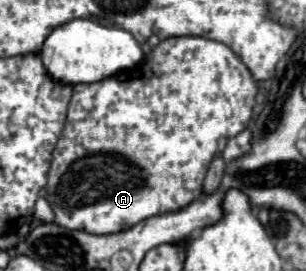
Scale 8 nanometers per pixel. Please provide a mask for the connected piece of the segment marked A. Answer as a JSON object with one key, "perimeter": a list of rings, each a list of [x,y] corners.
{"perimeter":[[[197,36],[167,38],[151,50],[151,54],[145,58],[145,66],[139,66],[137,76],[139,78],[129,78],[125,82],[121,82],[117,78],[105,78],[105,80],[93,82],[93,84],[75,84],[73,98],[71,98],[69,112],[67,112],[67,122],[65,122],[63,134],[55,146],[55,154],[53,154],[51,170],[49,170],[49,182],[47,182],[47,202],[51,204],[51,208],[55,212],[55,222],[59,226],[69,228],[69,230],[85,230],[89,234],[113,234],[113,232],[127,230],[145,218],[165,214],[165,212],[177,212],[177,210],[189,206],[193,200],[197,200],[201,196],[201,184],[203,184],[203,178],[207,174],[207,168],[209,168],[213,156],[221,156],[227,140],[237,136],[239,132],[243,132],[253,116],[257,82],[253,80],[249,68],[243,64],[241,56],[237,56],[229,46],[225,46],[221,42],[197,38]]]}

